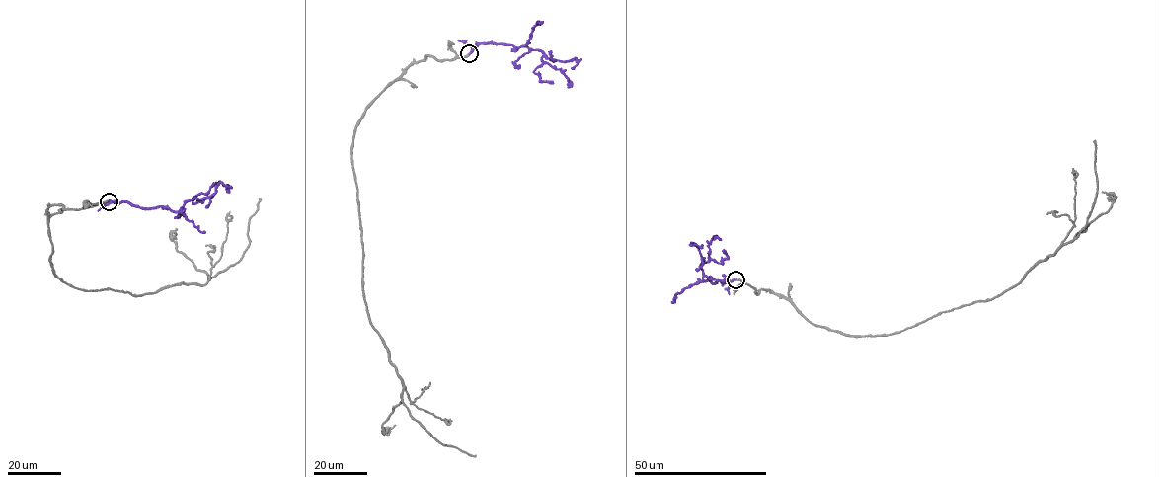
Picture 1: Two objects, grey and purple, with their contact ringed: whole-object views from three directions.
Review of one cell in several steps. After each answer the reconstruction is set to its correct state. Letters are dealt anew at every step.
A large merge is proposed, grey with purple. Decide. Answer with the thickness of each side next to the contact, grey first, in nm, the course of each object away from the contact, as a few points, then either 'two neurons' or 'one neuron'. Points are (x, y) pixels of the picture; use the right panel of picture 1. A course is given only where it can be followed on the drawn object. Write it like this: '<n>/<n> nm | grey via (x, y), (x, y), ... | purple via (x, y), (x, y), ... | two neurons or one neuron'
360/380 nm | grey via (735, 279), (852, 336), (889, 335), (991, 299), (1086, 227), (1098, 182), (1095, 140) | purple via (735, 279), (703, 280), (704, 259), (691, 243), (703, 244) | one neuron

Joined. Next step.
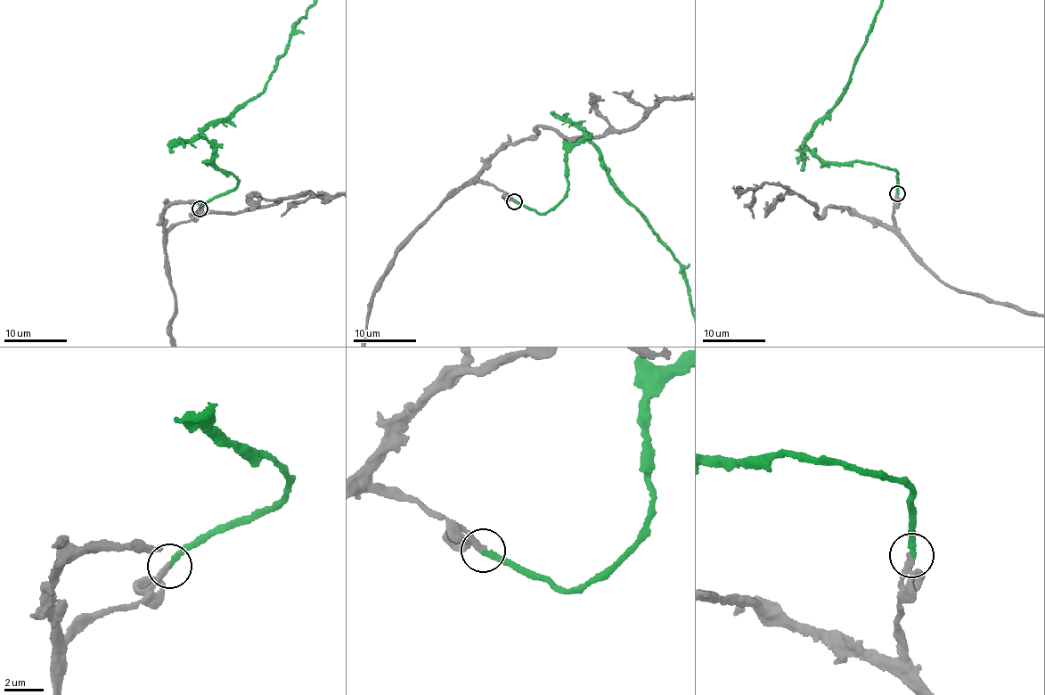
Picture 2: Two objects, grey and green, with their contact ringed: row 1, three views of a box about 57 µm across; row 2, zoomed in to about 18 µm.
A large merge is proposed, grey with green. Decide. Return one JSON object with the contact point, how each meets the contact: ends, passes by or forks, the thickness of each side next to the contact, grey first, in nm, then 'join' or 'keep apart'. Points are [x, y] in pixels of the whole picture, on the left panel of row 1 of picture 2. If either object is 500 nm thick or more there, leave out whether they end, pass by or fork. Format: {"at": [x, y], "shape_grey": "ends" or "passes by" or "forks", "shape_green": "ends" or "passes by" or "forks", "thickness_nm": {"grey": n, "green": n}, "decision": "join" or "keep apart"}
{"at": [200, 208], "shape_grey": "passes by", "shape_green": "ends", "thickness_nm": {"grey": 220, "green": 280}, "decision": "join"}

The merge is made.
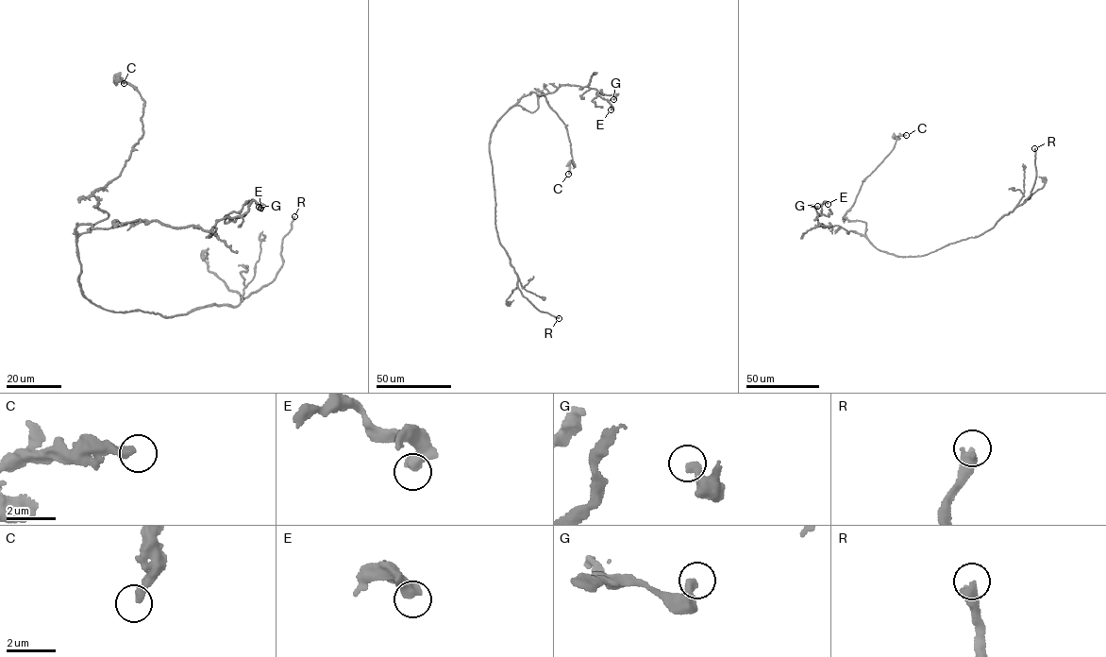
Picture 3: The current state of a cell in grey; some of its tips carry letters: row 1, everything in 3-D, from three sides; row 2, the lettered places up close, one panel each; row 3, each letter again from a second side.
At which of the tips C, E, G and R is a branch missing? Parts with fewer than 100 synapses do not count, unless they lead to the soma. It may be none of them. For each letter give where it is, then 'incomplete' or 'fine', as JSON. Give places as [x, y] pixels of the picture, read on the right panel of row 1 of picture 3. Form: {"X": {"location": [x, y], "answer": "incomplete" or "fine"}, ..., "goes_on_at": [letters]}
{"C": {"location": [906, 135], "answer": "fine"}, "E": {"location": [828, 204], "answer": "fine"}, "G": {"location": [817, 206], "answer": "fine"}, "R": {"location": [1034, 148], "answer": "incomplete"}, "goes_on_at": ["R"]}

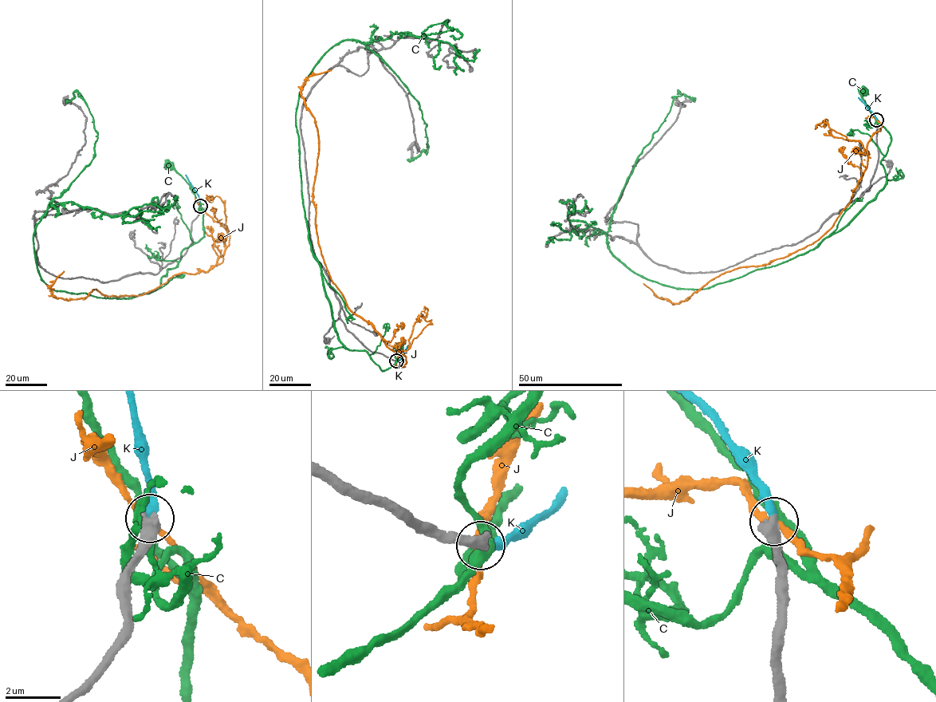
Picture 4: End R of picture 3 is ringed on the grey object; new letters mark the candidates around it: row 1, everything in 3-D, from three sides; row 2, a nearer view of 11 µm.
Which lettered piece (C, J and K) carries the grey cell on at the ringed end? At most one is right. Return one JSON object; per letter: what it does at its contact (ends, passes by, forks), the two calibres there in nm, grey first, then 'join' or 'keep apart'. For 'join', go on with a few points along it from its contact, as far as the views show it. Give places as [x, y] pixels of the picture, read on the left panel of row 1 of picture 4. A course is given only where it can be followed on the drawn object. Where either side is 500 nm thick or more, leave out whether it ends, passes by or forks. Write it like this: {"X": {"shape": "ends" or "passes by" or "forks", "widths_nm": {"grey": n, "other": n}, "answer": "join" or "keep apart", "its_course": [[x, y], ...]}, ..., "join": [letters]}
{"C": {"widths_nm": {"grey": 500, "other": 320}, "answer": "keep apart"}, "J": {"widths_nm": {"grey": 500, "other": 170}, "answer": "keep apart"}, "K": {"shape": "ends", "widths_nm": {"grey": 480, "other": 320}, "answer": "join", "its_course": [[200, 206], [196, 191], [185, 175]]}, "join": ["K"]}

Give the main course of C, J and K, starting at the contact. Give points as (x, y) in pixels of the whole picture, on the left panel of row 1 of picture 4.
C: (199, 207), (190, 185), (173, 168), (173, 166), (169, 164)
J: (200, 206), (230, 234), (208, 270), (141, 294), (92, 289), (70, 300), (49, 287), (64, 271)
K: (200, 206), (196, 191), (185, 175)

